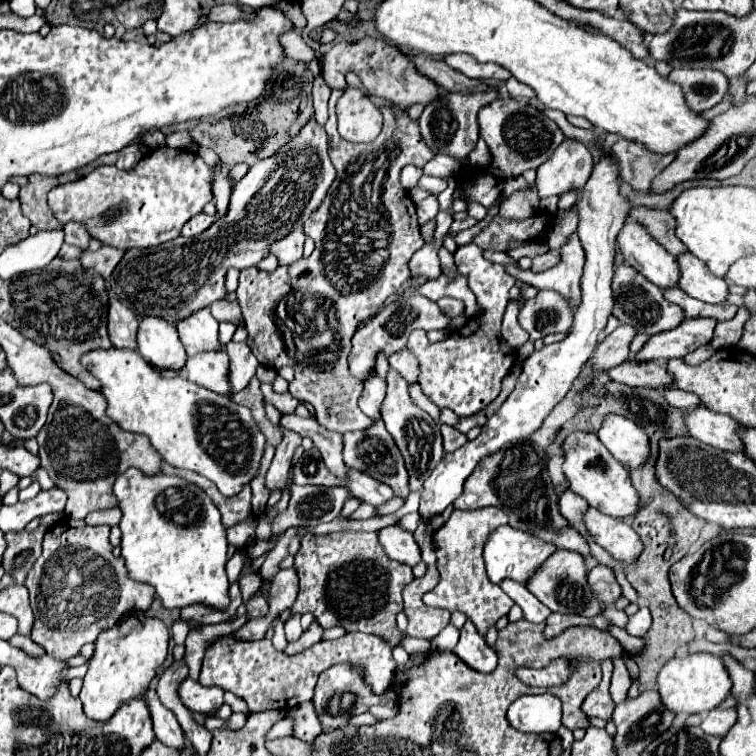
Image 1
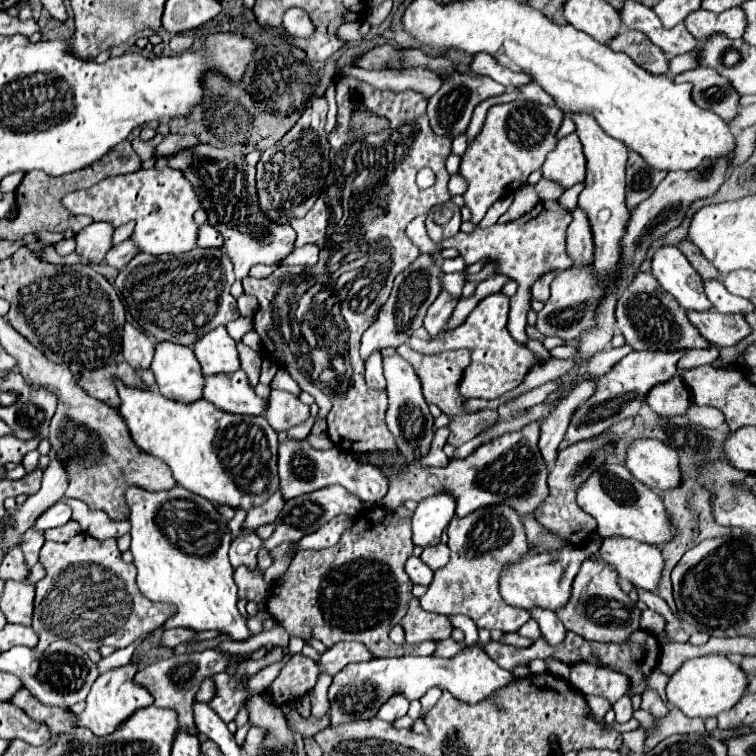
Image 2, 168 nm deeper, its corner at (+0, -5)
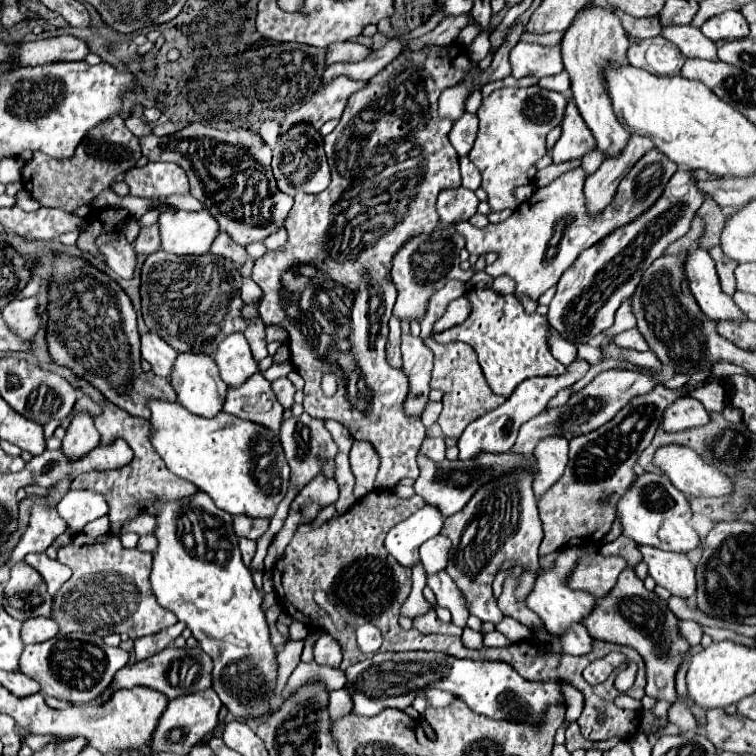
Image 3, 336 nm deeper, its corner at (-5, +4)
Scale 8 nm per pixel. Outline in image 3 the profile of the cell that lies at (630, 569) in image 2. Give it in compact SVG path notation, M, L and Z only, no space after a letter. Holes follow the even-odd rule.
M639 547L643 553L643 561L649 565L649 575L657 585L671 591L671 595L681 599L695 597L697 577L695 565L681 553L657 551L653 547Z

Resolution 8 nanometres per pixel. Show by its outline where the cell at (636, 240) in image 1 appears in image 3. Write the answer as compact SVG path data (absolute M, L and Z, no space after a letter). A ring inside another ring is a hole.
M691 249L685 261L685 273L689 279L691 293L699 303L701 311L711 321L743 321L745 315L729 295L721 291L715 261L705 249Z

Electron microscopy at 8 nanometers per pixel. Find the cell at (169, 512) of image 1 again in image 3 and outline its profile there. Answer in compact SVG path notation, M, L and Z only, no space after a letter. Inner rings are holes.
M197 493L197 495L189 497L189 499L177 501L177 503L155 503L155 507L159 509L159 513L157 513L157 517L155 517L157 523L159 523L159 527L157 527L157 531L155 531L155 535L157 535L157 539L159 539L159 547L157 547L157 551L153 553L155 559L153 559L153 571L151 571L151 585L153 585L153 593L155 593L157 601L161 603L161 607L173 611L173 613L177 615L177 619L183 621L183 623L191 629L191 633L193 633L193 637L197 639L199 647L213 659L213 689L215 689L215 693L221 697L223 705L225 705L235 717L241 717L241 719L265 717L265 715L271 711L273 703L275 703L273 697L275 697L275 685L277 685L277 651L275 651L275 647L271 645L269 625L267 625L267 619L265 619L265 611L261 609L263 593L255 587L253 575L251 575L249 567L245 567L245 563L241 561L239 539L237 539L237 535L235 535L235 531L233 531L233 523L231 523L233 517L231 517L229 513L221 511L221 509L209 499L209 495L205 495L205 493Z

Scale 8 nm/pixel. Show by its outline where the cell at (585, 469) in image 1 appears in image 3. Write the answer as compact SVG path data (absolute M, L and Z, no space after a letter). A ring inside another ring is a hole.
M639 475L633 487L617 501L617 515L623 523L623 535L633 539L637 545L675 553L689 553L701 545L697 531L691 527L691 509L687 499L665 475Z

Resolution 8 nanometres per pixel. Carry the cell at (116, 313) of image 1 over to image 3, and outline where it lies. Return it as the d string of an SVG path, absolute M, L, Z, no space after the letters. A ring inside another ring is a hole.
M147 333L141 337L141 355L151 363L151 371L159 377L169 379L177 351L173 351L157 333Z

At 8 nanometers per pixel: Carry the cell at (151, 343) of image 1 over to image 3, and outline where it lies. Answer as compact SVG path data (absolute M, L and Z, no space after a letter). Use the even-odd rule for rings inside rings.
M179 355L171 375L171 385L177 391L179 403L191 413L203 417L215 417L217 413L221 413L229 389L229 385L219 377L217 365L209 355Z

